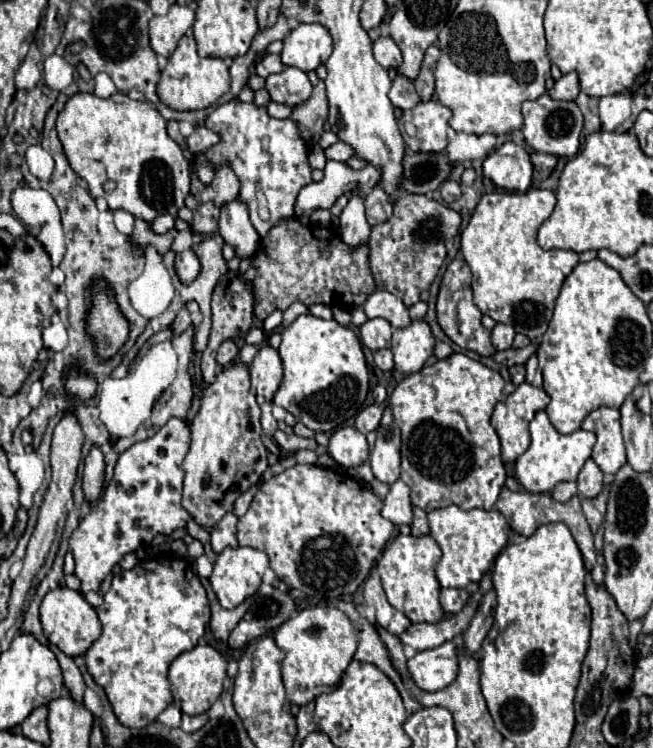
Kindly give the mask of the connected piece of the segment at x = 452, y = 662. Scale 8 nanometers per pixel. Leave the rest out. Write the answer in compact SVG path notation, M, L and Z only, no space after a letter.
M445 642L439 648L417 652L407 660L407 668L421 690L435 692L449 686L457 676L455 642Z

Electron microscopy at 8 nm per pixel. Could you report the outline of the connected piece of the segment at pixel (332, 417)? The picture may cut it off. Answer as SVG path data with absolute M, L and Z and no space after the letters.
M313 314L299 316L291 326L283 330L279 356L285 366L285 376L273 402L289 410L307 428L319 432L333 432L343 424L347 424L347 420L351 420L361 410L369 390L369 370L367 370L365 354L361 350L361 342L351 328L341 326L335 320L317 318Z

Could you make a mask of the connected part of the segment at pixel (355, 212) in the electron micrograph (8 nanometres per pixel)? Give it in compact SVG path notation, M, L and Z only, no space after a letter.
M359 190L353 192L353 198L345 206L345 210L341 212L339 220L341 220L341 224L339 224L341 238L349 248L359 248L359 246L367 244L369 234L371 234L371 226L365 218L363 196L359 194Z

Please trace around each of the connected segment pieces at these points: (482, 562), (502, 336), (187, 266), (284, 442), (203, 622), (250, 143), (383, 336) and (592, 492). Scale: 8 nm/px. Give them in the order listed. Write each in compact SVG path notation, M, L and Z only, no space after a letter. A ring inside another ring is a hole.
M457 506L439 508L427 514L431 536L439 544L443 556L435 568L437 580L443 588L465 588L477 582L487 570L493 568L495 558L507 546L509 526L499 510L461 510Z
M497 324L493 330L491 330L491 340L493 340L493 346L495 350L507 350L513 346L513 338L515 338L515 330L507 324Z
M191 248L185 250L185 252L181 252L181 256L175 258L175 270L177 270L181 282L185 282L185 284L193 282L197 278L199 270L201 270L197 254Z
M277 430L273 434L273 440L279 444L279 448L287 454L287 452L297 452L301 448L307 448L307 450L315 450L317 448L317 442L315 438L305 438L305 436L297 436L297 434L285 434L281 430Z
M183 558L141 560L135 568L123 570L113 578L109 592L103 596L103 604L97 608L97 614L103 624L103 632L85 652L87 670L105 690L121 724L127 728L143 728L155 722L157 716L173 702L167 668L181 652L195 648L199 638L205 634L205 628L211 620L207 592L191 564Z
M231 100L215 108L213 114L203 122L207 128L219 132L221 142L207 150L211 164L217 168L223 162L229 162L241 182L241 202L249 206L251 222L259 236L265 236L277 220L291 220L295 216L295 200L299 190L311 182L311 168L307 164L307 144L299 136L293 120L275 120L267 114L265 108L257 108L255 104L245 104ZM255 182L261 182L261 190L267 196L271 220L263 222L257 216L257 198L255 198Z
M373 318L361 326L361 342L373 352L381 350L381 348L389 348L391 332L393 332L393 328L387 320Z
M589 458L585 462L585 466L581 468L579 478L577 478L577 486L579 486L579 494L583 494L585 498L595 498L601 492L603 472L601 472L601 468L597 468L593 458Z

